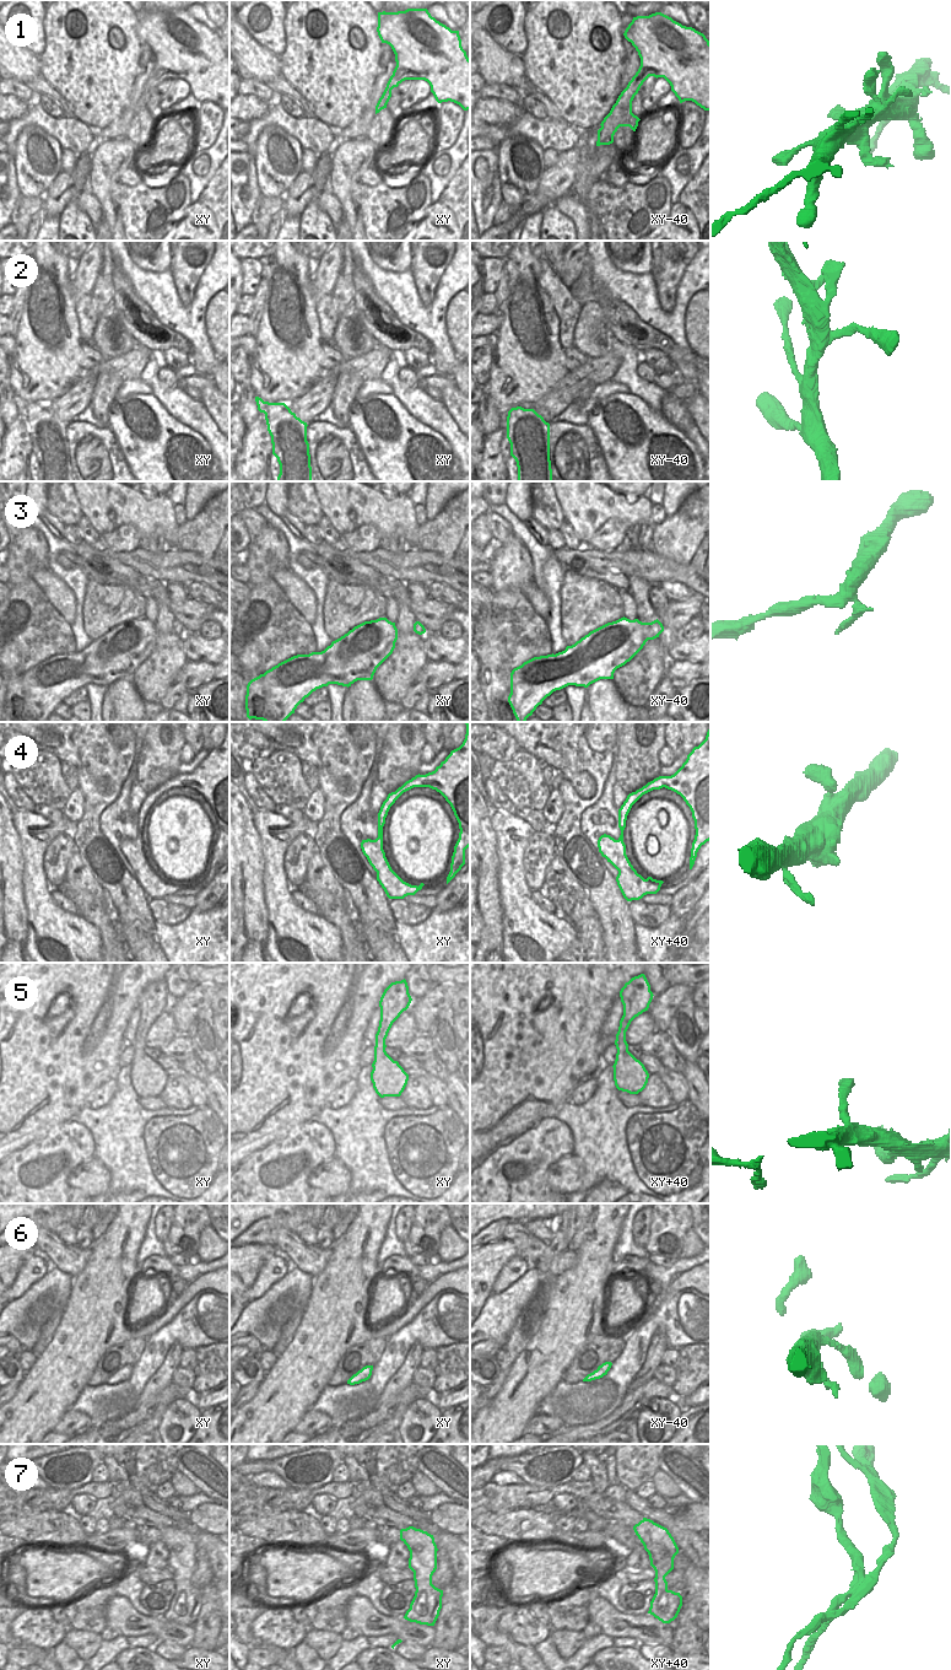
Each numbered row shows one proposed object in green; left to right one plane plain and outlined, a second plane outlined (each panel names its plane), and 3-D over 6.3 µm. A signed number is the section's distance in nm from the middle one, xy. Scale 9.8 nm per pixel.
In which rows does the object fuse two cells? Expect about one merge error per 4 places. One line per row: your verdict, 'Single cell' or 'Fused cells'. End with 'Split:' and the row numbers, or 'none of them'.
1: Single cell
2: Single cell
3: Single cell
4: Single cell
5: Single cell
6: Single cell
7: Fused cells
Split: 7.

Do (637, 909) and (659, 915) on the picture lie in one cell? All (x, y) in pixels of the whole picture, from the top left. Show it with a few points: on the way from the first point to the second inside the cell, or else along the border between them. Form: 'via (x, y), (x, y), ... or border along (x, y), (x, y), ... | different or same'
via (642, 914), (654, 915) | same

